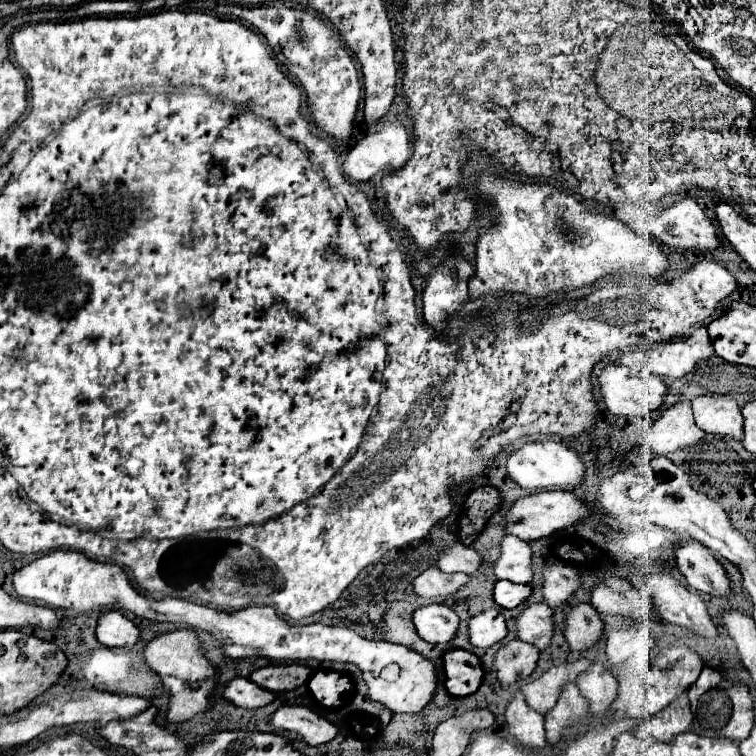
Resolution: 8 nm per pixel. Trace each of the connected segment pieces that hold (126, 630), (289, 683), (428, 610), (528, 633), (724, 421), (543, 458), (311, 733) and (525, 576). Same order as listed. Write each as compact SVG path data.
M109 611L99 617L97 639L105 647L127 647L131 649L141 637L141 629L119 611Z
M269 665L259 671L255 671L249 679L257 683L259 687L279 693L279 691L291 691L301 687L303 683L309 681L313 675L313 669L307 665Z
M425 605L413 613L413 623L421 639L431 645L439 645L455 639L459 617L447 605Z
M545 603L529 605L517 617L517 633L521 641L537 645L541 651L549 647L553 639L555 623L553 623L553 609Z
M713 395L693 399L695 423L709 435L743 439L743 415L731 395Z
M533 441L523 445L519 451L515 451L507 461L507 471L523 489L529 491L545 491L545 489L561 489L561 487L579 487L585 479L585 465L563 443L555 441Z
M283 705L269 721L279 731L299 735L309 745L323 745L337 737L339 727L303 705Z
M507 535L501 545L501 557L493 565L497 579L507 579L513 583L533 581L533 551L529 541L515 535Z

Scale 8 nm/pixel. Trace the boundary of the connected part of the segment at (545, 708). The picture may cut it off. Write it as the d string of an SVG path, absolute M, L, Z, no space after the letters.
M579 659L573 663L563 663L557 667L551 667L541 679L523 685L523 695L525 701L531 705L531 709L535 709L541 715L547 715L553 705L557 703L563 687L567 683L575 683L575 679L581 675L581 671L585 673L589 667L587 659Z

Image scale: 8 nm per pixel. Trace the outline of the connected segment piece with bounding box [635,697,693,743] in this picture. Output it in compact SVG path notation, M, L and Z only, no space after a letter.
M681 697L681 701L675 701L669 705L669 709L663 709L657 713L657 717L651 717L649 721L641 721L635 729L637 737L653 737L663 743L671 743L673 737L685 733L691 729L691 711L689 711L689 699Z

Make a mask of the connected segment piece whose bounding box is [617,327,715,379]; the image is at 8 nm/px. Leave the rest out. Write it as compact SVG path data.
M699 327L691 337L683 339L683 341L669 341L667 345L643 345L635 351L627 351L621 355L617 365L631 365L635 361L643 361L643 369L647 369L649 373L655 373L665 379L679 379L679 377L691 373L699 361L711 359L713 355L715 355L715 349L711 345L711 337L705 327Z

